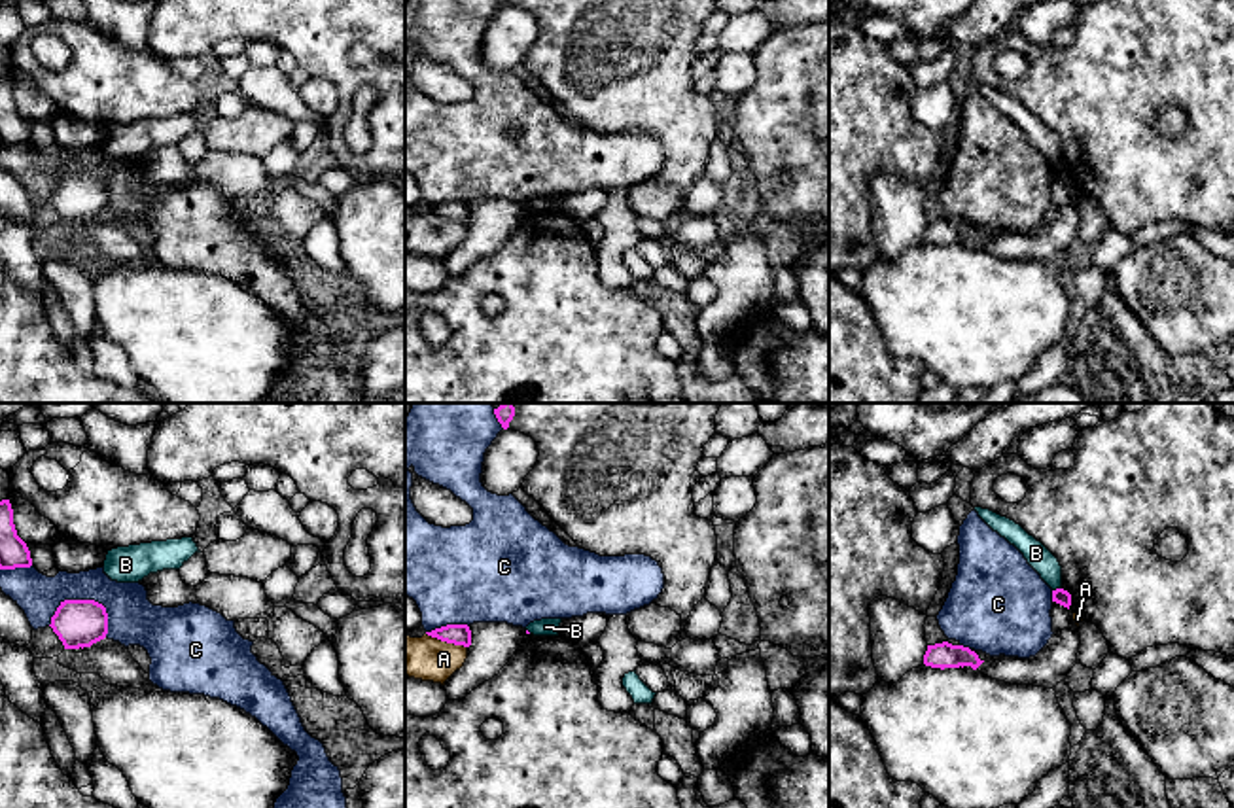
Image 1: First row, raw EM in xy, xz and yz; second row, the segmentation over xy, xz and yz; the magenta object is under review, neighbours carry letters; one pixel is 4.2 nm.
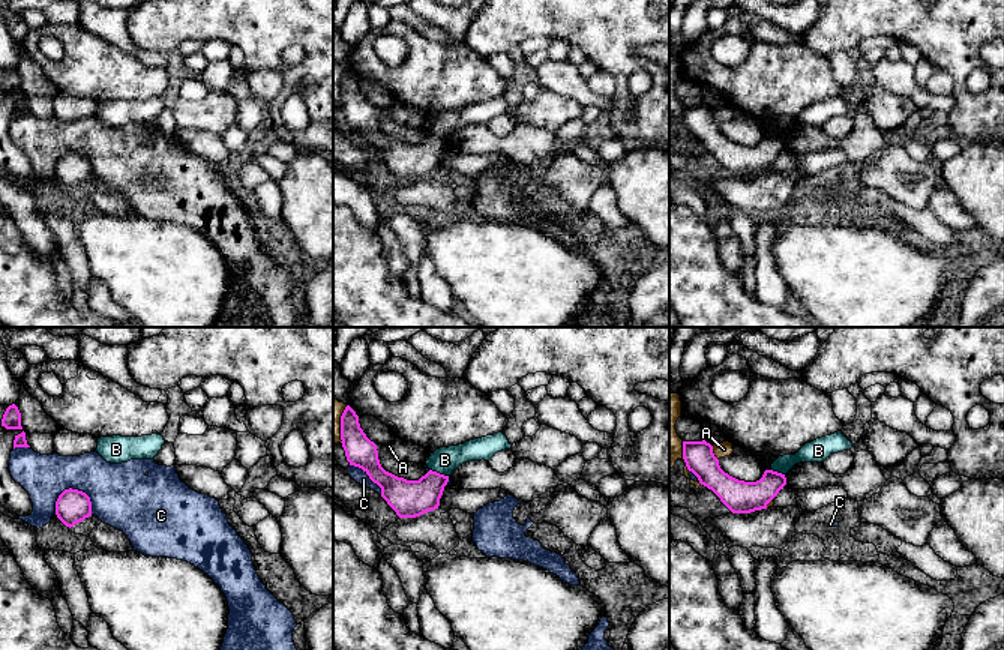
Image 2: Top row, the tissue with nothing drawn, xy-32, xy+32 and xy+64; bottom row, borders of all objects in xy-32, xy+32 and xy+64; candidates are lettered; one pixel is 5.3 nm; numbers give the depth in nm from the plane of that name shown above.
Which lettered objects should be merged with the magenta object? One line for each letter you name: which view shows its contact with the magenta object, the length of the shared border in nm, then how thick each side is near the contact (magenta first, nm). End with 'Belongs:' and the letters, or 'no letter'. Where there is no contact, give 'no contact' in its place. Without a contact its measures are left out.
Belongs: no letter

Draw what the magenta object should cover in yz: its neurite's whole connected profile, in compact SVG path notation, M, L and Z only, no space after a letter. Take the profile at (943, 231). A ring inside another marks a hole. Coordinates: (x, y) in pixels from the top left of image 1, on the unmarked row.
M948 218L927 221L924 240L931 244L963 244L971 242L977 246L984 237L975 227L963 221L952 221Z

